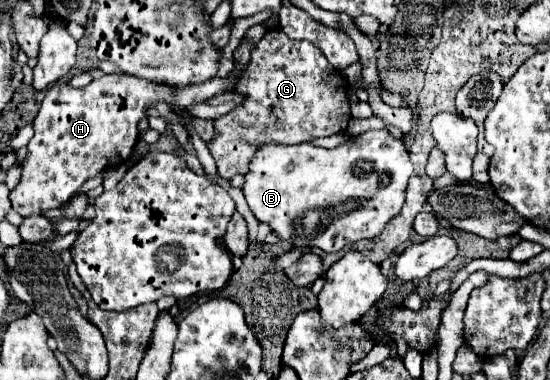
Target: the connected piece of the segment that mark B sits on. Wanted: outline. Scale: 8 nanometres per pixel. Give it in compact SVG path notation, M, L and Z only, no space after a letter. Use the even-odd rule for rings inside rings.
M383 128L367 130L331 150L311 144L265 144L245 174L243 194L255 218L267 222L281 240L337 252L351 242L381 234L383 224L405 202L409 176L411 162L405 160L405 144ZM309 214L315 216L311 222Z

